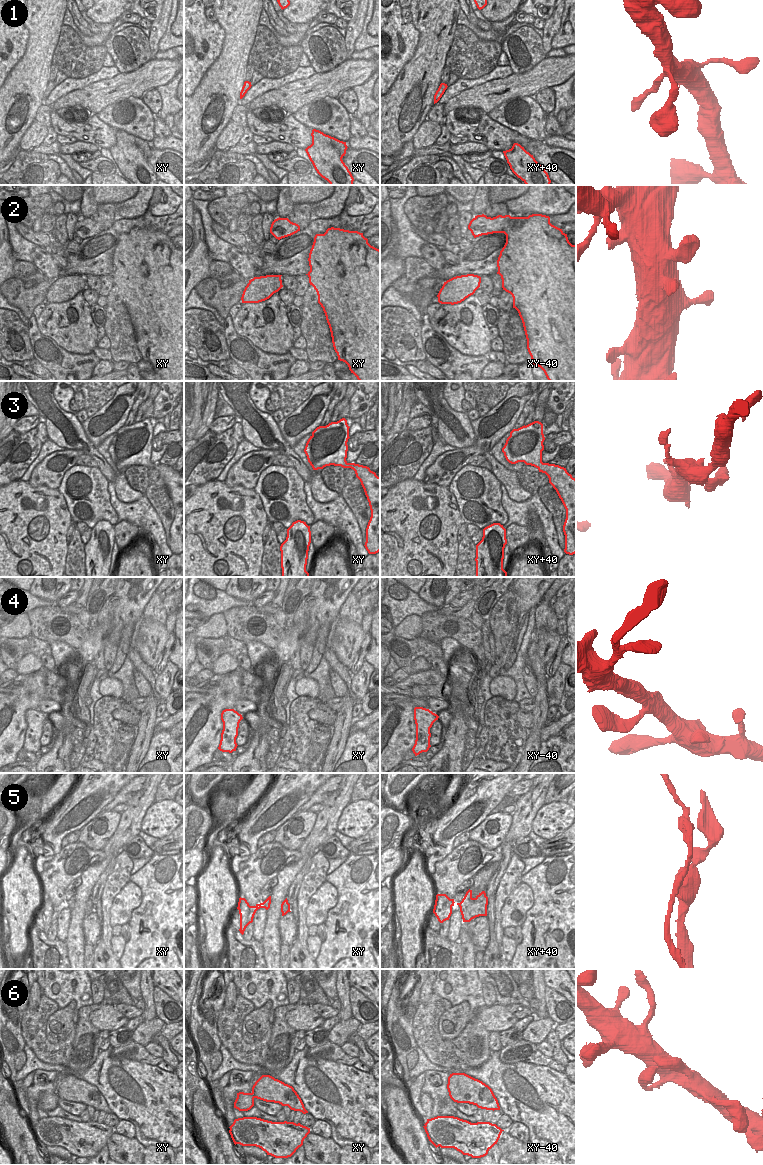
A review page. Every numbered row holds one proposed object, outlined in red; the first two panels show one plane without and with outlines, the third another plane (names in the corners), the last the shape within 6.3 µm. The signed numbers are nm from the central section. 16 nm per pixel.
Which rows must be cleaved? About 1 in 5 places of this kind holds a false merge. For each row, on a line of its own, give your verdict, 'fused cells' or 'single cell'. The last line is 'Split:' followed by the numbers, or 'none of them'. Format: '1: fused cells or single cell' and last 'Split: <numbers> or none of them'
1: single cell
2: single cell
3: single cell
4: single cell
5: fused cells
6: single cell
Split: 5

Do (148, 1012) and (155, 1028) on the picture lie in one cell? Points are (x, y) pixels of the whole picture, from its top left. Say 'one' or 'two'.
two

